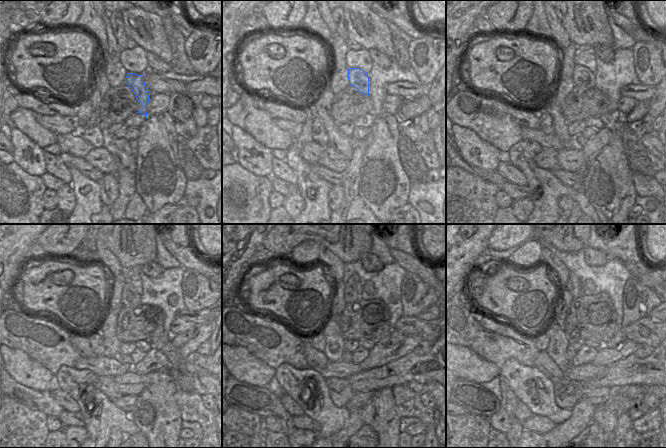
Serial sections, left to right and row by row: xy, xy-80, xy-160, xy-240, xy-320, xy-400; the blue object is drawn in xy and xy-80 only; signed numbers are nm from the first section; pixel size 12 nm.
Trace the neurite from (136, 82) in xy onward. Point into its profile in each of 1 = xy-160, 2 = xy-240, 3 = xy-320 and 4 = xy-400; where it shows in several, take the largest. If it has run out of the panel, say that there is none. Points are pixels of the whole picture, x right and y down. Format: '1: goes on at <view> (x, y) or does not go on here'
1: goes on at xy-160 (582, 76)
2: goes on at xy-240 (129, 296)
3: goes on at xy-320 (350, 294)
4: goes on at xy-400 (573, 286)

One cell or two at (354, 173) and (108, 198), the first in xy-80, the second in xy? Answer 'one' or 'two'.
two

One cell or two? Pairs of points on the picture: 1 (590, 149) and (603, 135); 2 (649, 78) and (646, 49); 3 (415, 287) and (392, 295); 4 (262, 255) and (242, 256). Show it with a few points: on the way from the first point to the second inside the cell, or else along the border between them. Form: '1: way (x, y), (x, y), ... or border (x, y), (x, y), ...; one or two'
1: way (593, 146), (601, 138); one
2: way (649, 71), (648, 56); one
3: border (407, 272), (401, 284), (402, 315); two
4: border (262, 244), (256, 248), (253, 262); two

